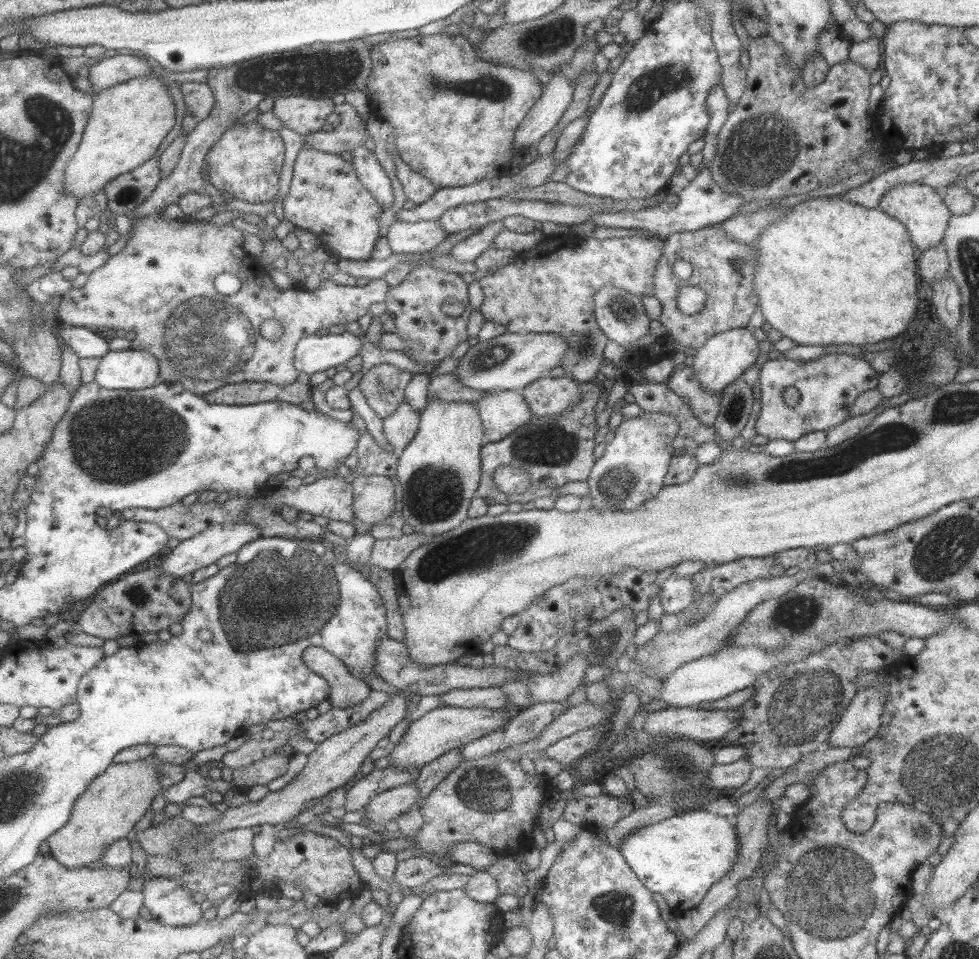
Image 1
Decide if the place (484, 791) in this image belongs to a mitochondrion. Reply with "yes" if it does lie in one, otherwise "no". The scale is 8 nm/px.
yes

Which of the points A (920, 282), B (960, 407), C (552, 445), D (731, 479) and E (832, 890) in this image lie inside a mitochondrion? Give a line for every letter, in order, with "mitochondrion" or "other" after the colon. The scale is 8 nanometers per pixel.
A: other
B: mitochondrion
C: mitochondrion
D: mitochondrion
E: mitochondrion

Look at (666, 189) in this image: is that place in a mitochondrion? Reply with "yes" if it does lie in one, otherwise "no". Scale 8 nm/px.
no

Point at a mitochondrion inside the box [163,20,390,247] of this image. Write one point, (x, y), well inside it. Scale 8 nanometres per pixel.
(298, 71)

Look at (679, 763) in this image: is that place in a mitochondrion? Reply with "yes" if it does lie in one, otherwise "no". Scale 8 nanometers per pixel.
yes

